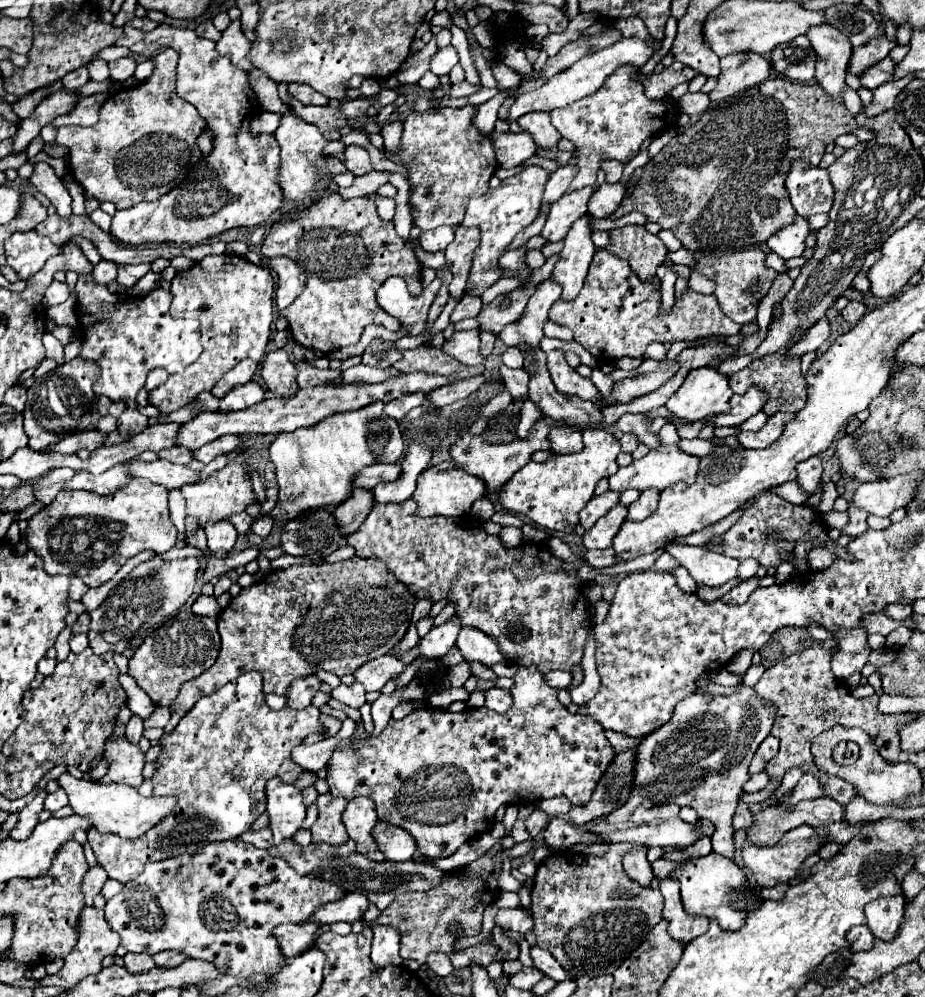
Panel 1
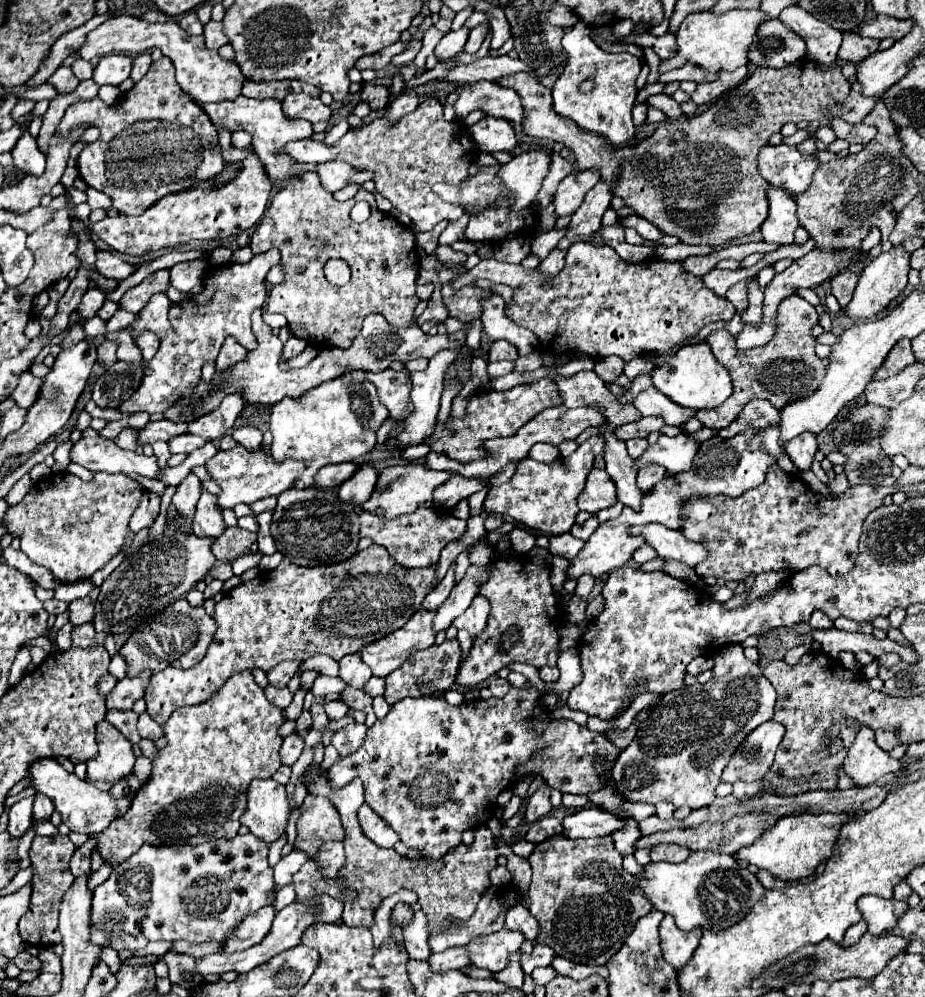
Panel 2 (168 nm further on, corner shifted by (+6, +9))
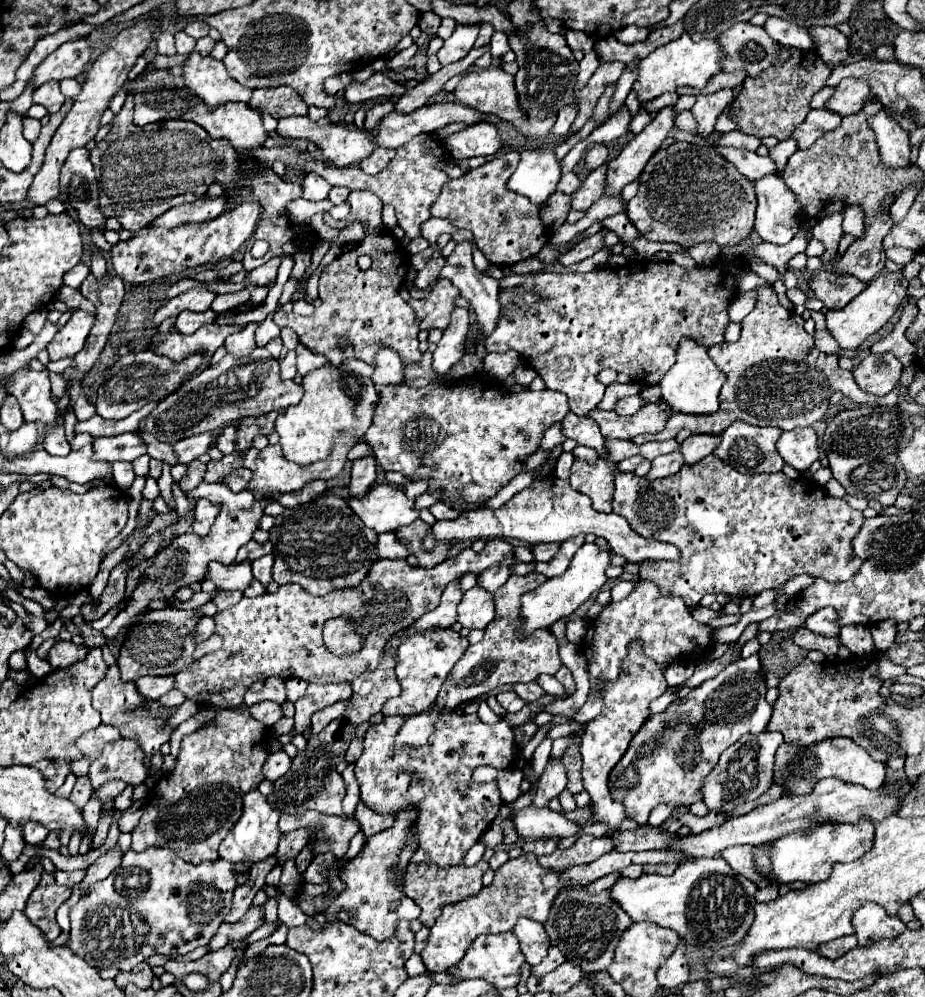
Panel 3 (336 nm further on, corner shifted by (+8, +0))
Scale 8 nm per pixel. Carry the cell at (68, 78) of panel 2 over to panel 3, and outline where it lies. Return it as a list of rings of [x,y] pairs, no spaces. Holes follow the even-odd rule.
[[[46,83],[44,87],[36,89],[32,95],[32,101],[36,105],[44,105],[48,109],[48,113],[56,113],[60,111],[60,107],[64,105],[64,95],[58,89],[58,83]]]

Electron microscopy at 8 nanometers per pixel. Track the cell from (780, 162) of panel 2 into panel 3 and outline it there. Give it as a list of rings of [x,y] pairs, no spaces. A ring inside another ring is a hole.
[[[716,147],[716,153],[732,163],[746,179],[756,181],[760,177],[764,177],[766,173],[776,173],[776,165],[770,157],[760,157],[754,151],[746,151],[746,149],[736,149],[736,147]]]

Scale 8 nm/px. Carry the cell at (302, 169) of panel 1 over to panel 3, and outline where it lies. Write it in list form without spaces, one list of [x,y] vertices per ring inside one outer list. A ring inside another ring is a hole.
[[[152,69],[144,77],[136,77],[132,81],[124,83],[124,93],[134,95],[134,125],[144,127],[148,123],[158,123],[158,121],[168,121],[168,119],[184,119],[184,121],[194,121],[200,127],[208,131],[210,137],[214,139],[228,139],[236,151],[248,151],[252,147],[260,147],[268,135],[262,125],[260,113],[246,103],[222,103],[218,107],[208,107],[196,93],[192,93],[182,77],[174,77],[168,73],[168,69]]]

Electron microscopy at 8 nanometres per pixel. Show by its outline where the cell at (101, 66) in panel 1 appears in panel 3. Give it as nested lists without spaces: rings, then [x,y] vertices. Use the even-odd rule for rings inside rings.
[[[64,79],[64,81],[60,81],[60,91],[64,97],[72,99],[74,95],[80,93],[80,83],[76,79]]]

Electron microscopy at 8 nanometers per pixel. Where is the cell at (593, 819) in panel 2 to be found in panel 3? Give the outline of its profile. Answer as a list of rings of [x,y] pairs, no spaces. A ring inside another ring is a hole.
[[[534,805],[516,811],[510,819],[514,831],[522,839],[564,839],[576,835],[582,829],[562,813],[554,813],[548,807]]]

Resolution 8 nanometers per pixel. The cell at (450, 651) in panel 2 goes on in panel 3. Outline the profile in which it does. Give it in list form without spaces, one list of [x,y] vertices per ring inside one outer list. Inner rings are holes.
[[[432,627],[424,633],[410,635],[398,649],[396,649],[396,681],[400,683],[402,695],[396,699],[390,699],[386,707],[382,709],[384,715],[416,715],[422,711],[428,711],[432,703],[436,701],[436,695],[446,681],[450,669],[456,665],[456,661],[464,655],[468,649],[468,637],[442,627]]]

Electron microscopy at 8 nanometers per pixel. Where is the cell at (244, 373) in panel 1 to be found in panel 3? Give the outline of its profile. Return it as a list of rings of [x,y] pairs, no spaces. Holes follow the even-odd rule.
[[[248,323],[240,333],[234,333],[226,339],[224,347],[228,349],[230,355],[234,357],[244,357],[244,355],[250,355],[254,349],[256,349],[256,343],[254,343],[254,331],[256,331],[256,323]]]

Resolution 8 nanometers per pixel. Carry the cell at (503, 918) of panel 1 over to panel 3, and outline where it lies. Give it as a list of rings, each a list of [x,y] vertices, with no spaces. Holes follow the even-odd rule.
[[[522,917],[522,919],[518,919],[512,933],[520,941],[520,949],[526,955],[528,965],[534,967],[546,957],[548,947],[550,947],[550,937],[546,935],[546,929],[542,923]]]

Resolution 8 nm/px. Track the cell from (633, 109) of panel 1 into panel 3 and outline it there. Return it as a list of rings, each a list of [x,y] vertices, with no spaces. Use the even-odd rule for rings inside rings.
[[[614,85],[606,87],[604,95],[600,97],[600,101],[598,101],[596,109],[594,109],[594,115],[592,115],[594,119],[604,119],[604,117],[608,115],[608,103],[610,103],[610,97],[612,97],[612,93],[614,93]]]

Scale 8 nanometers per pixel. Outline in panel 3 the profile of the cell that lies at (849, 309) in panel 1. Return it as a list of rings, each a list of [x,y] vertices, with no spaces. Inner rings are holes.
[[[802,269],[802,277],[808,281],[810,291],[824,301],[828,309],[842,309],[846,307],[858,293],[866,289],[866,283],[848,275],[848,273],[830,273],[830,271],[818,271],[812,273],[808,269]]]

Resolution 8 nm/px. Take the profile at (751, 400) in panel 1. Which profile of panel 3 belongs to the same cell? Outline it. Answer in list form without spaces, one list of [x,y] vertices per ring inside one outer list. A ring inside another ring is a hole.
[[[632,395],[632,397],[624,397],[616,401],[612,411],[616,411],[618,415],[634,415],[640,407],[642,407],[642,399],[638,395]]]

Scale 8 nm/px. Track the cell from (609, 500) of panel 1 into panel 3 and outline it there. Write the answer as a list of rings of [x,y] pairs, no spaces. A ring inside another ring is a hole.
[[[576,459],[572,465],[570,487],[592,499],[592,507],[600,513],[612,513],[614,495],[614,471],[616,467],[604,459],[588,465],[584,459]]]

